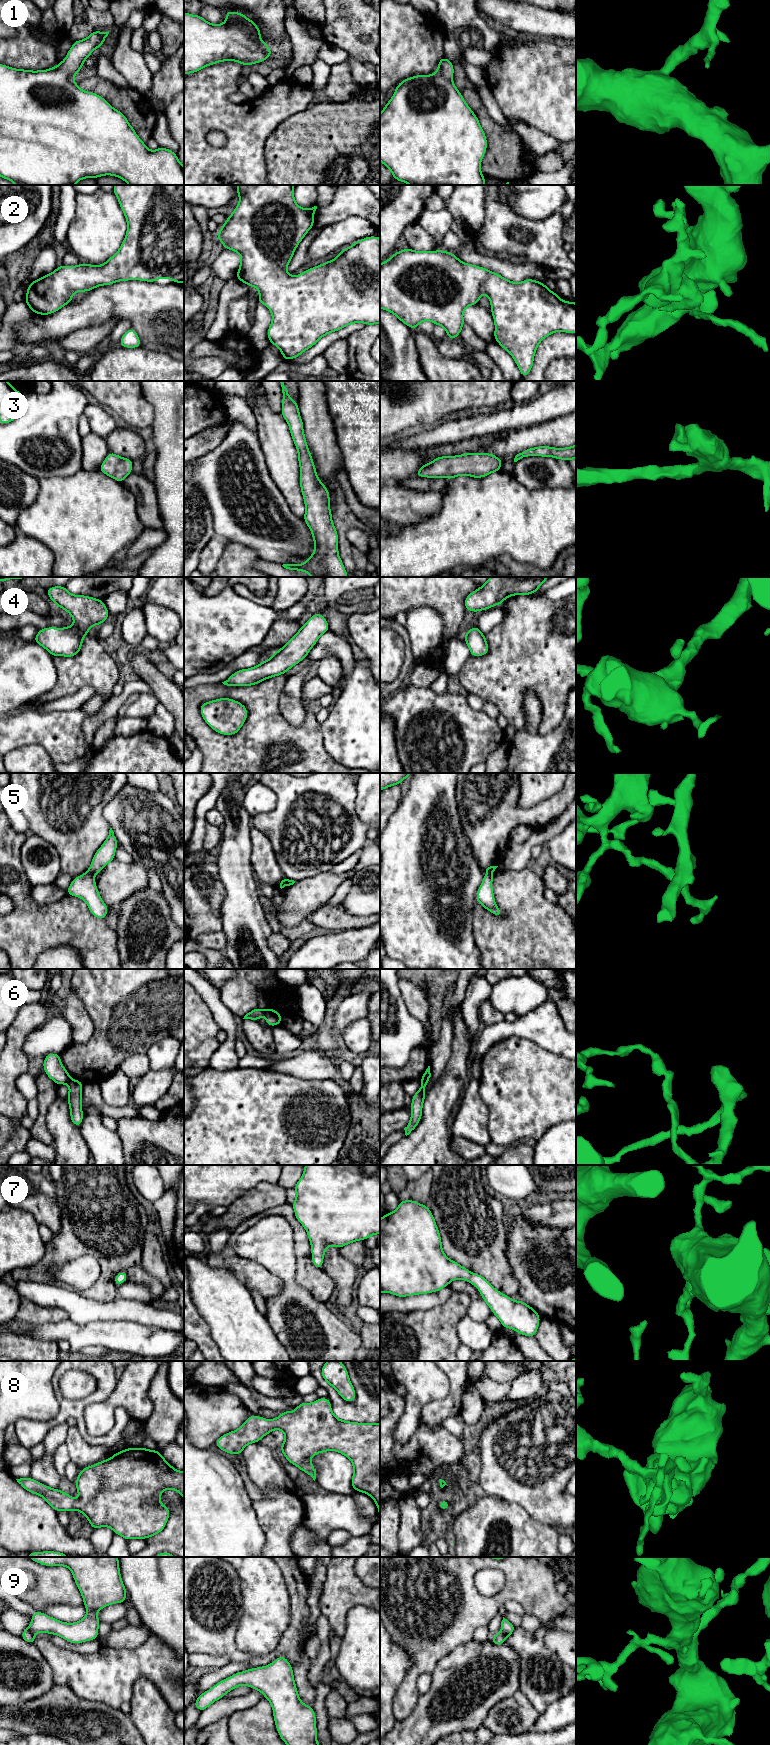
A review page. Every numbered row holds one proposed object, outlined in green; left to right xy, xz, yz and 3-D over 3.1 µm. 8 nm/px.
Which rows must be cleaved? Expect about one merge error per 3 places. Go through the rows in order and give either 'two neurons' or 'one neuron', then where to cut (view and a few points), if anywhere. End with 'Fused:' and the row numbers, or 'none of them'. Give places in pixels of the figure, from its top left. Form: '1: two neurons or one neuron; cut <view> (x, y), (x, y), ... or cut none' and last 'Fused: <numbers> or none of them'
1: one neuron; cut none
2: one neuron; cut none
3: one neuron; cut none
4: one neuron; cut none
5: two neurons; cut xy (87, 871), (93, 875)
6: two neurons; cut yz (429, 1077), (421, 1080)
7: one neuron; cut none
8: one neuron; cut none
9: one neuron; cut none
Fused: 5, 6

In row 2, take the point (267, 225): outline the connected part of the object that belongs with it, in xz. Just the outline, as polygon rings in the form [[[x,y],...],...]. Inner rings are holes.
[[[237,185],[237,195],[240,198],[240,201],[233,210],[233,213],[227,217],[224,225],[220,228],[216,236],[216,238],[223,244],[224,249],[233,250],[242,257],[236,274],[236,279],[246,283],[249,287],[258,288],[259,297],[257,302],[264,304],[272,314],[272,322],[267,330],[267,337],[270,344],[273,344],[280,349],[284,361],[297,358],[307,349],[314,346],[323,336],[330,334],[331,332],[336,332],[350,324],[380,324],[380,238],[373,235],[363,238],[353,243],[349,248],[342,249],[339,255],[331,261],[326,261],[321,265],[312,267],[297,276],[291,276],[286,271],[299,243],[314,226],[314,214],[317,209],[317,206],[304,209],[296,203],[294,199],[294,186],[295,185]]]

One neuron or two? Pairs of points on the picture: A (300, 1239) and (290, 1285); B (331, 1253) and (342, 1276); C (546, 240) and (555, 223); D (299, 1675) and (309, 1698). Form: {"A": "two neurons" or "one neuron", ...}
{"A": "two neurons", "B": "one neuron", "C": "one neuron", "D": "one neuron"}

